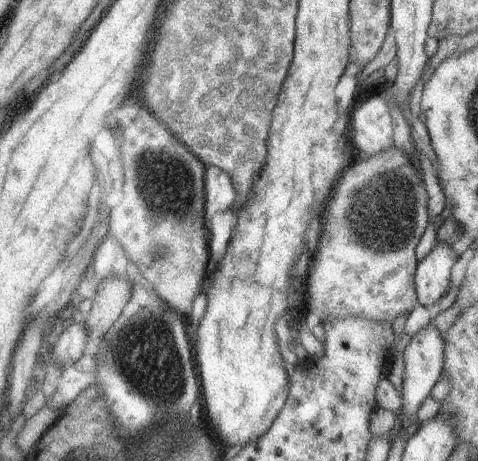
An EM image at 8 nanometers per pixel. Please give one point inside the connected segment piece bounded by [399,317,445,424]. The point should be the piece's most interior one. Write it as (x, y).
(424, 356)

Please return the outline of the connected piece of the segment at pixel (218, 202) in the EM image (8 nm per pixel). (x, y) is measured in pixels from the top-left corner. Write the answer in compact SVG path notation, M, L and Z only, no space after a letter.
M214 165L205 166L205 200L206 226L215 212L225 211L234 207L238 200L238 192L232 177L221 168Z

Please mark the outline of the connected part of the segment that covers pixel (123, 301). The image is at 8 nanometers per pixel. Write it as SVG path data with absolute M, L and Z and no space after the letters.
M110 277L100 284L100 292L94 296L94 308L86 312L85 327L88 341L92 338L104 338L110 334L114 321L121 316L122 310L130 300L134 281Z

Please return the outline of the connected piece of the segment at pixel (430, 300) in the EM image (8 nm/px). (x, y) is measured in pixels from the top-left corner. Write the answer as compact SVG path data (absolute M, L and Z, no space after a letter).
M437 244L422 259L415 270L415 289L419 304L434 309L435 302L449 291L452 266L459 257L454 256L452 245Z

